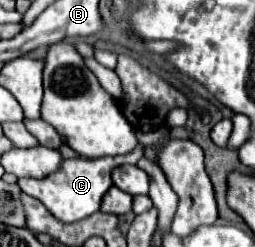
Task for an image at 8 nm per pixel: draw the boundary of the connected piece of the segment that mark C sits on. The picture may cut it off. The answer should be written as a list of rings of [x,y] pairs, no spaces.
[[[138,144],[133,152],[129,152],[125,156],[117,156],[117,158],[95,158],[95,160],[75,158],[75,160],[63,160],[59,172],[49,174],[47,178],[41,178],[41,180],[21,178],[19,180],[19,188],[25,194],[29,194],[29,196],[39,198],[57,220],[61,220],[65,224],[73,224],[73,222],[79,222],[79,220],[99,212],[103,194],[113,186],[111,172],[113,172],[115,166],[121,166],[121,164],[127,164],[127,162],[138,162],[142,157],[143,146]]]

